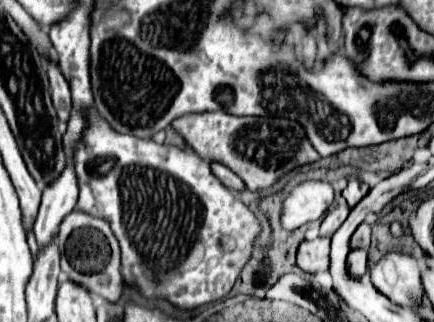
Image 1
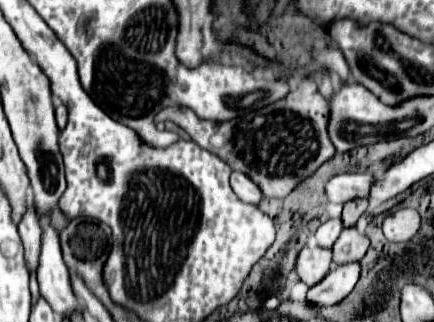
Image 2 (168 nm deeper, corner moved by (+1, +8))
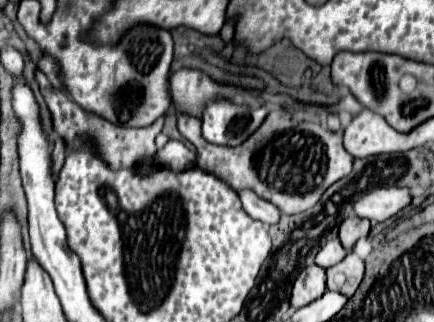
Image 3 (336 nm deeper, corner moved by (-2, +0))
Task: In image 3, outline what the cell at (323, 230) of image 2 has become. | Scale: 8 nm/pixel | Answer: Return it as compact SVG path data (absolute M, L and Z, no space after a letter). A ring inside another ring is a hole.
M329 240L321 250L319 250L319 254L317 254L317 258L315 258L315 264L317 266L321 266L321 268L331 268L333 264L339 264L343 258L345 258L345 248L341 246L341 242L339 240Z

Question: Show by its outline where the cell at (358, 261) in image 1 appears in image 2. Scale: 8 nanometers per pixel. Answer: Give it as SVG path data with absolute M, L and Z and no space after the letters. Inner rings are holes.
M360 262L340 264L334 270L330 270L322 278L322 282L318 282L308 290L308 300L318 306L338 304L342 298L346 298L354 290L358 278L360 278Z

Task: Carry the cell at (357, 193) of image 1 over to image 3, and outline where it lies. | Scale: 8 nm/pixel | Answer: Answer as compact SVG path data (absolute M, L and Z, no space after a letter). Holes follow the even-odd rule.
M347 218L339 230L341 244L347 252L351 252L353 244L367 234L369 234L369 220L365 220L365 218Z

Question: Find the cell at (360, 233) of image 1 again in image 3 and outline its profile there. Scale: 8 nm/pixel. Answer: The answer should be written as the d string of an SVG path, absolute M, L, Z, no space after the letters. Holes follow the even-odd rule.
M349 252L343 262L327 270L327 290L341 292L343 296L351 298L363 280L363 268L363 260L357 254Z

